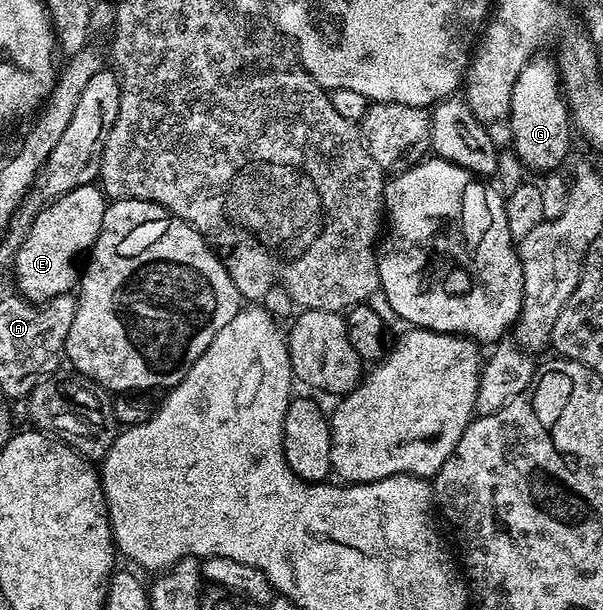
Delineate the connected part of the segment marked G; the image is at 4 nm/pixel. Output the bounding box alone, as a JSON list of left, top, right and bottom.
[510,55,574,175]

